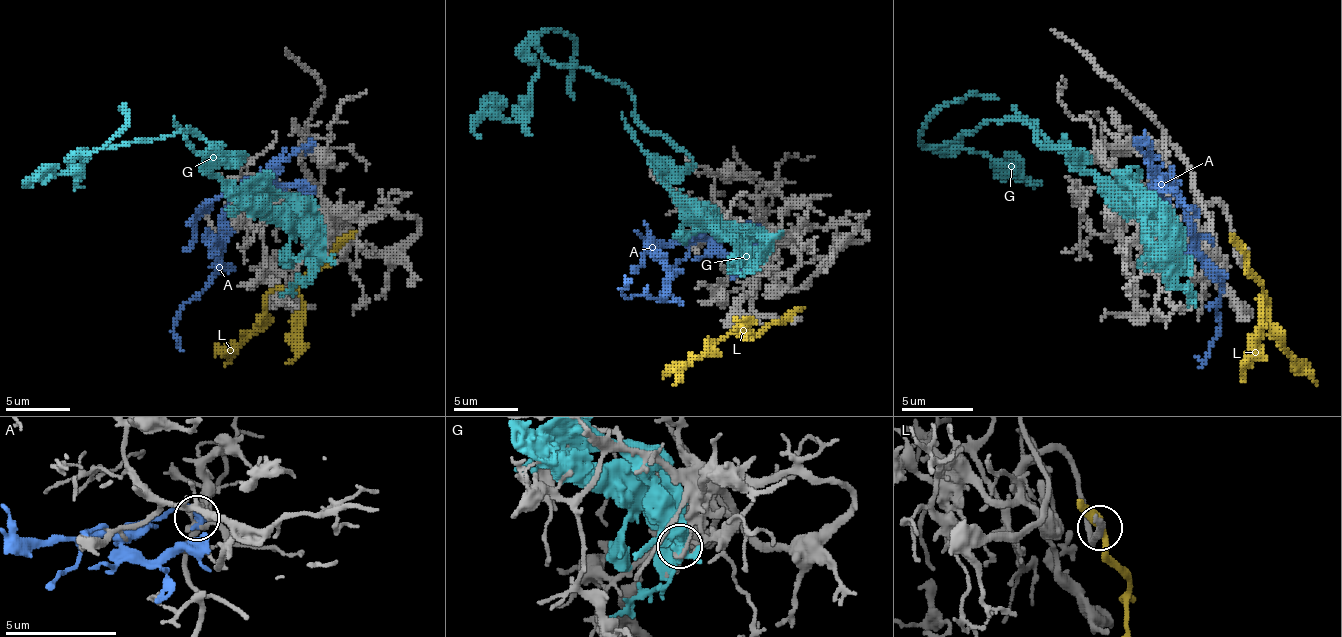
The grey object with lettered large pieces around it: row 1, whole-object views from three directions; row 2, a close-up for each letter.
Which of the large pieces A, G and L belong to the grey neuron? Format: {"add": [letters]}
{"add": ["L"]}

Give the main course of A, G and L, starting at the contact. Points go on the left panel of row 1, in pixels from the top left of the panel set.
A: (308, 148), (295, 148), (250, 177), (225, 209), (222, 267), (180, 312), (173, 331), (183, 350)
G: (321, 254), (215, 174), (244, 154), (222, 154), (189, 129), (103, 145), (32, 186)
L: (337, 247), (324, 264), (302, 276), (289, 289), (273, 289), (266, 296), (260, 325), (225, 366)

